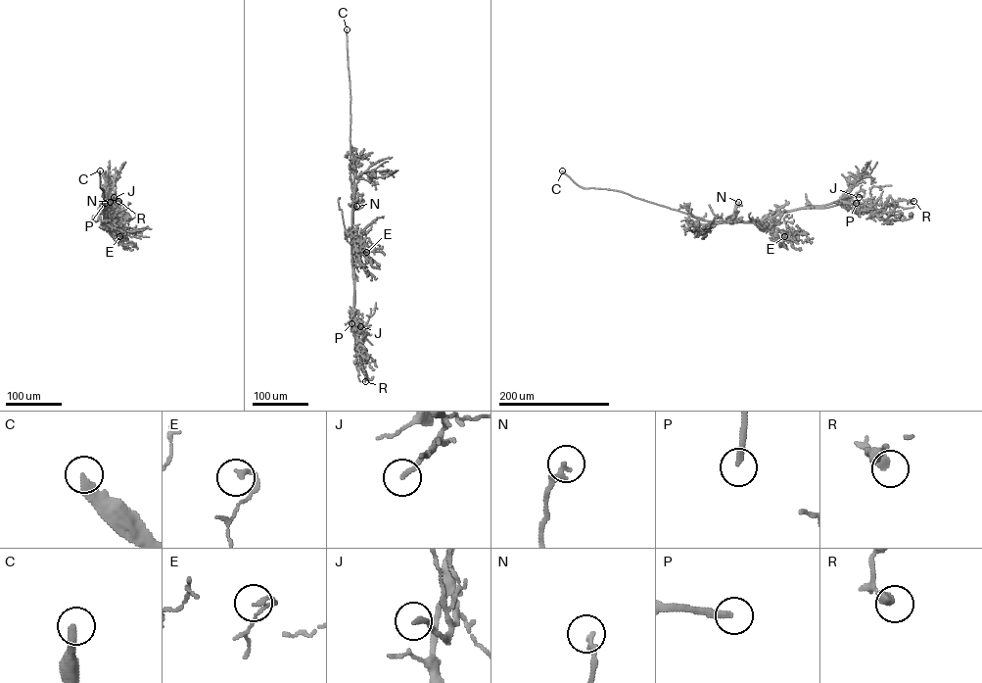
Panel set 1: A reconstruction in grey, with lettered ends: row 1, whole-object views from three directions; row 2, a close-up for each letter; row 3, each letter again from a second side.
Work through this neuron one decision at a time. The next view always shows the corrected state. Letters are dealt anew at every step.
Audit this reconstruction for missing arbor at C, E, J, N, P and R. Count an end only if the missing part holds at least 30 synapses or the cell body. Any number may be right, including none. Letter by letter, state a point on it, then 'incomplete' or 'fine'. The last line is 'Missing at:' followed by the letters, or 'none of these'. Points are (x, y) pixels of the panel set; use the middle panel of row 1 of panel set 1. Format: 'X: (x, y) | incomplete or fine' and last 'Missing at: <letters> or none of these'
C: (347, 29) | incomplete
E: (366, 252) | fine
J: (360, 326) | incomplete
N: (356, 206) | fine
P: (351, 323) | incomplete
R: (365, 381) | fine
Missing at: C, J, P

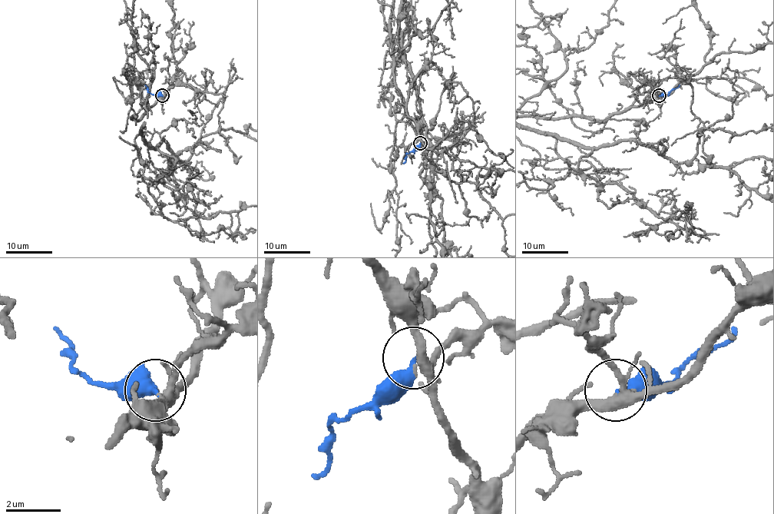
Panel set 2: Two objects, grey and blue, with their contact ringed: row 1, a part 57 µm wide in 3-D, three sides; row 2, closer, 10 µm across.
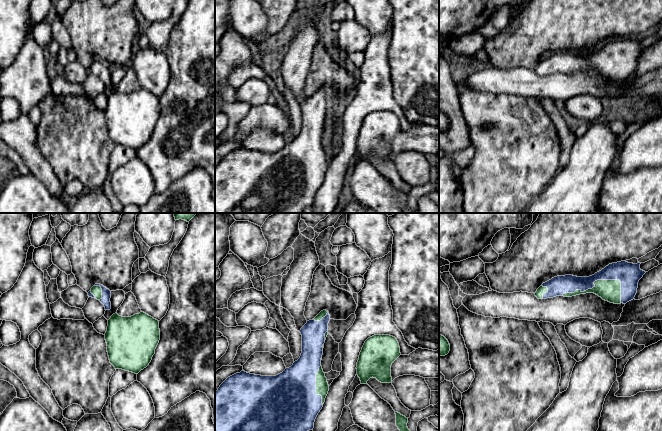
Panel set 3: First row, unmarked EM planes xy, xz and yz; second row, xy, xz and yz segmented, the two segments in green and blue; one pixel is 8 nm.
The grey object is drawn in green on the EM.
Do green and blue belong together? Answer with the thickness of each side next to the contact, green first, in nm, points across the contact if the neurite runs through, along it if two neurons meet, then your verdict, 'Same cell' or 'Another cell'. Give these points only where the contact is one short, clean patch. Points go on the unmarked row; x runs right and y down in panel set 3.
Thickness 180 nm (green) against 140 nm. Same cell

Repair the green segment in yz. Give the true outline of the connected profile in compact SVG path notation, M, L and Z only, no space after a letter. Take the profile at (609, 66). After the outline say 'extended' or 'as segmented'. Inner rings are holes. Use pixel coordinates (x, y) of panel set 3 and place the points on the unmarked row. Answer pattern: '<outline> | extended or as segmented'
M621 37L589 53L557 52L543 59L534 70L538 75L547 75L594 69L610 79L626 80L634 75L638 58L646 49L640 45L640 40Z | extended

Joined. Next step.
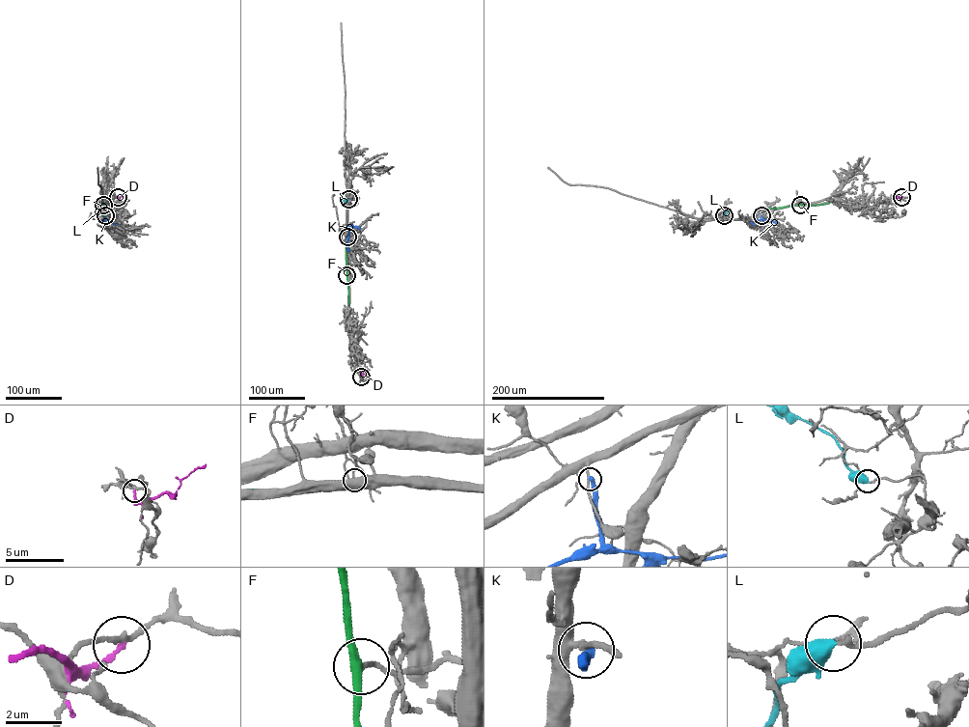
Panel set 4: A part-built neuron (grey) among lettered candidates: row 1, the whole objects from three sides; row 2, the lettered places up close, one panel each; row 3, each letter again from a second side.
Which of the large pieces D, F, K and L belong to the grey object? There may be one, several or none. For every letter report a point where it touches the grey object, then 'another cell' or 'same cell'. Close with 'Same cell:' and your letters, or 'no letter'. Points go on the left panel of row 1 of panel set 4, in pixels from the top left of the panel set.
D: meets grey at (118, 197); another cell
F: meets grey at (103, 205); another cell
K: meets grey at (104, 215); another cell
L: meets grey at (105, 215); same cell
Same cell: L

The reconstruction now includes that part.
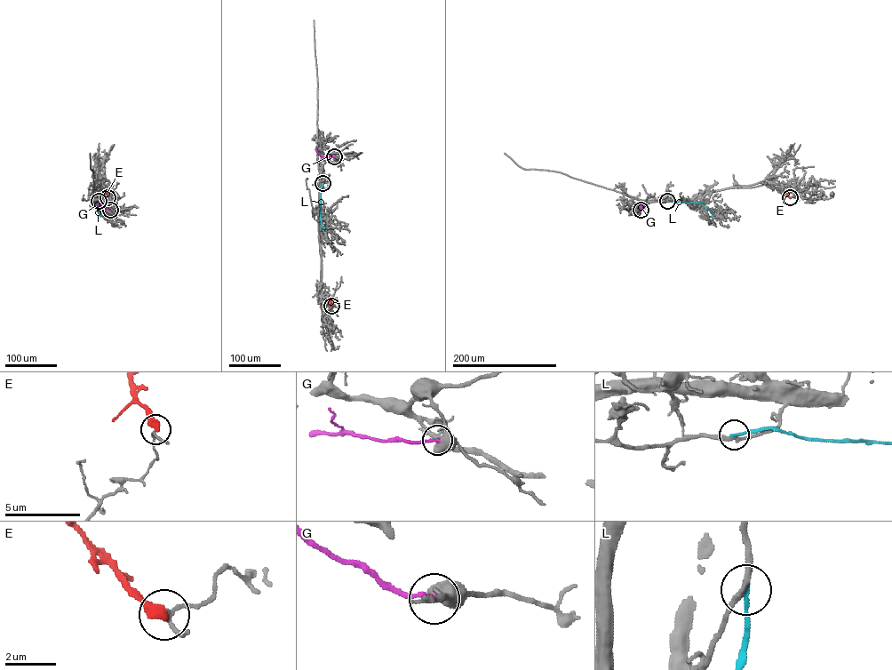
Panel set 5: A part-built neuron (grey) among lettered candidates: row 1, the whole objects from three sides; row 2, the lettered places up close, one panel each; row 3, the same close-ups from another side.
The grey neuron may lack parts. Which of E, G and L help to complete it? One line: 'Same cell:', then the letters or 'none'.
Same cell: none

